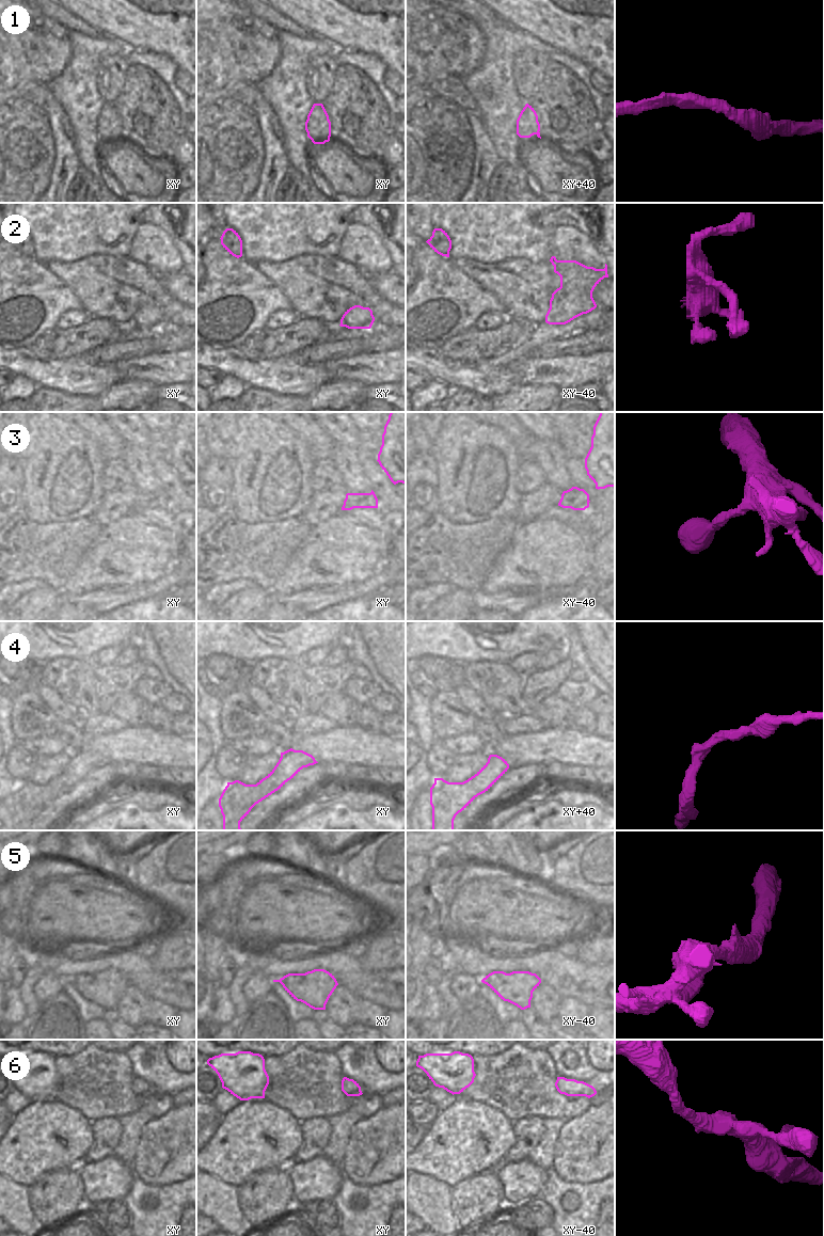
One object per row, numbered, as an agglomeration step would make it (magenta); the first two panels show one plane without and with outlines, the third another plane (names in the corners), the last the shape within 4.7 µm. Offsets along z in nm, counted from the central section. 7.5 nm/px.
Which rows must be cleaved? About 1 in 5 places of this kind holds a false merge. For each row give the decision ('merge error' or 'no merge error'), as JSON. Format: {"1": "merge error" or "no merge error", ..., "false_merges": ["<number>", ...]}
{"1": "no merge error", "2": "no merge error", "3": "no merge error", "4": "no merge error", "5": "no merge error", "6": "no merge error", "false_merges": []}

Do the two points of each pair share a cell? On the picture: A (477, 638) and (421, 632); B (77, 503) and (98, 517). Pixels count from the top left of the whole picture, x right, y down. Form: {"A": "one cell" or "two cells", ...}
{"A": "one cell", "B": "two cells"}

